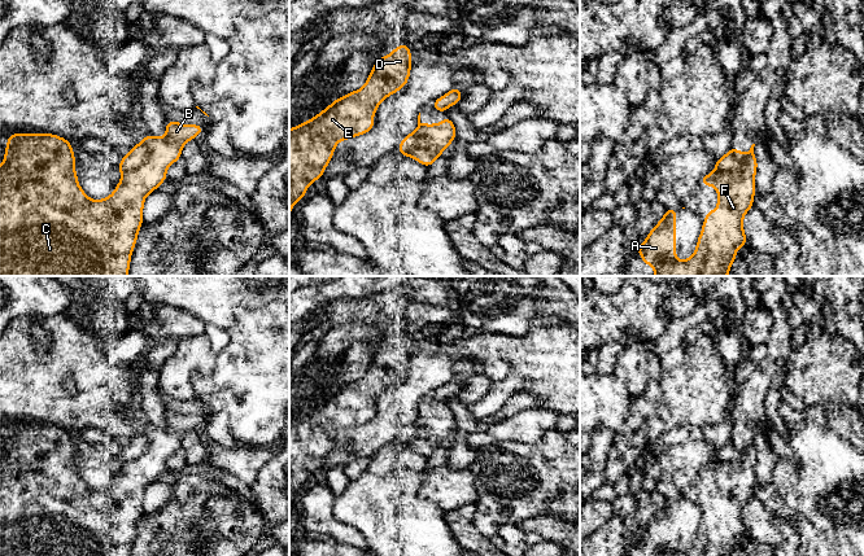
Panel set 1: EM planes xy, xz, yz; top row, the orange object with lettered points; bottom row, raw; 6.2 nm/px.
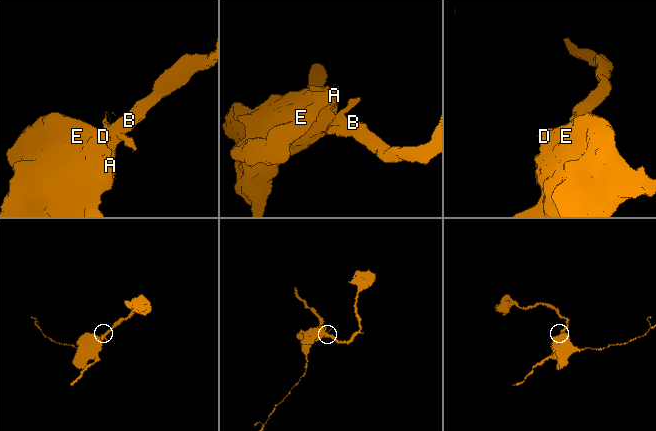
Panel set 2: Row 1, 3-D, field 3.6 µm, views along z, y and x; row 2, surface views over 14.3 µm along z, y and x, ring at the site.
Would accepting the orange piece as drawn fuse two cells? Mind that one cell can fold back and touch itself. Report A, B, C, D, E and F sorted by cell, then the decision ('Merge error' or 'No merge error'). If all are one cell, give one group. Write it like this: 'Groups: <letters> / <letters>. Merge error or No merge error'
Groups: A B C D E F. No merge error

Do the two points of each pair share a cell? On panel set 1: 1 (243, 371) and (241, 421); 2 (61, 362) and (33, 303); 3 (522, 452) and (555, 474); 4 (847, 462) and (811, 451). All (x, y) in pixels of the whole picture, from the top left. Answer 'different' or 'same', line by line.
1: same
2: different
3: same
4: same

